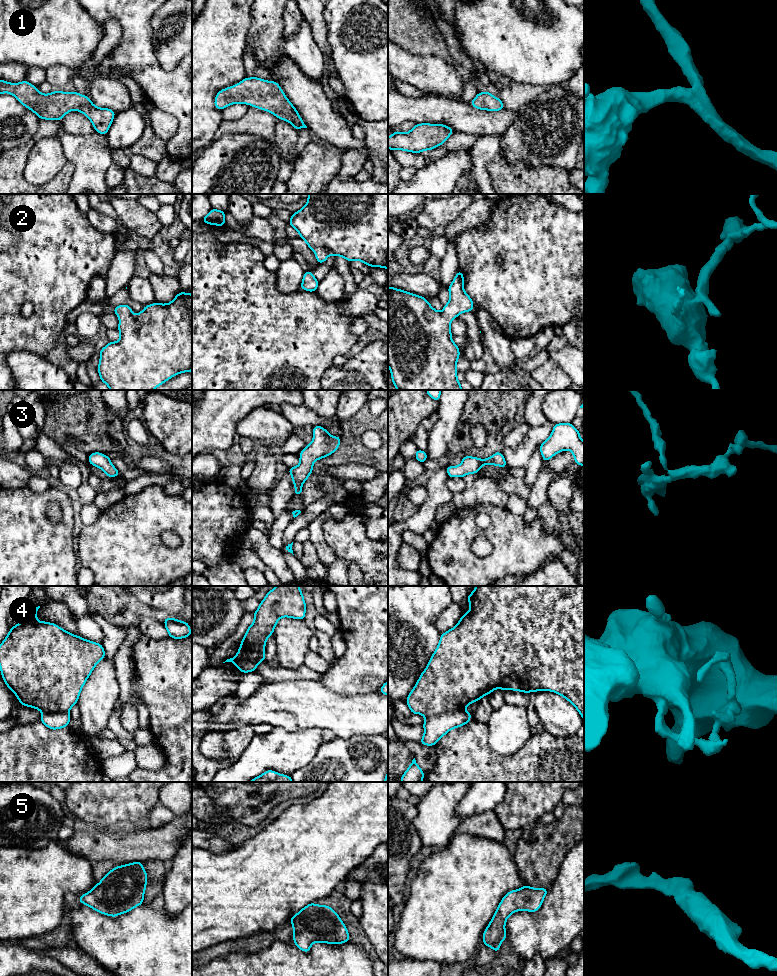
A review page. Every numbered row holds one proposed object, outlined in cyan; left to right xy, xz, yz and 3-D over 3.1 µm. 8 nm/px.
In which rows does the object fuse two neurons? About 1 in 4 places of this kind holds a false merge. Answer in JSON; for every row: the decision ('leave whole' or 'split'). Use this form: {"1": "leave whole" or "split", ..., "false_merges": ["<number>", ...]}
{"1": "leave whole", "2": "leave whole", "3": "leave whole", "4": "leave whole", "5": "leave whole", "false_merges": []}

